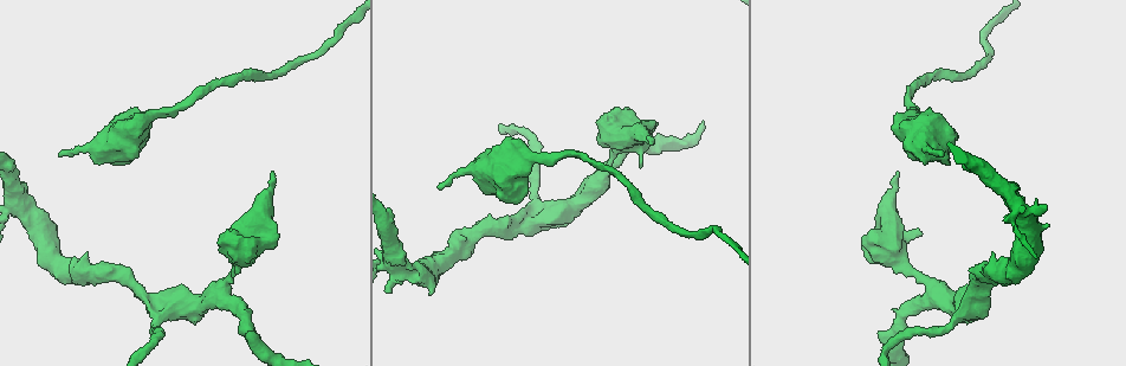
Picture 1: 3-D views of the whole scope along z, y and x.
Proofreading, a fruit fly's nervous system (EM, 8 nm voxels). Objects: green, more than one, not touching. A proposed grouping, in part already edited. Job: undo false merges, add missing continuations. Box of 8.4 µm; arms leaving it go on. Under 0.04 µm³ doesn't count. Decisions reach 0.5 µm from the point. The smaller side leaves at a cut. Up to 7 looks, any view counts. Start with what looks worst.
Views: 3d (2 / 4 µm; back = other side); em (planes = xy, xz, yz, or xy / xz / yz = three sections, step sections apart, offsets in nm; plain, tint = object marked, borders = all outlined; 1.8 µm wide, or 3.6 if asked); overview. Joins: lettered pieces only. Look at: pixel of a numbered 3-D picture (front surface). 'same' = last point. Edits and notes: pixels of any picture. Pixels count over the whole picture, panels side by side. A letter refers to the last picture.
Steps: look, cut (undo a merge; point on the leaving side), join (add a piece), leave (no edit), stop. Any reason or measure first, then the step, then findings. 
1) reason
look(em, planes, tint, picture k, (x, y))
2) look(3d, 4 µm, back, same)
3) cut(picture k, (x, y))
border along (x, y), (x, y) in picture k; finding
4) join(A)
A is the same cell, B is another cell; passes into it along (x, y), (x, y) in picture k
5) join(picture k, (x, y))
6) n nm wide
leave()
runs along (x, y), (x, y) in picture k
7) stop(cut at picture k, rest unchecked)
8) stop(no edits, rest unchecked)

small branch off a trunk
look(3d, 2 µm, picture 1, (396, 260))

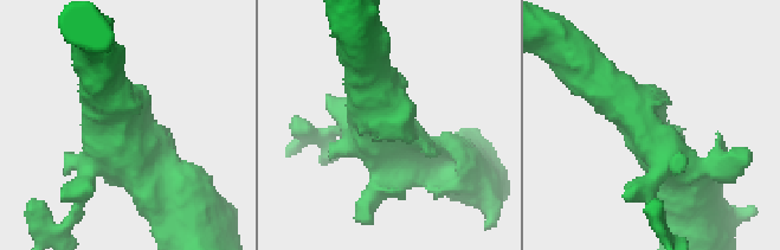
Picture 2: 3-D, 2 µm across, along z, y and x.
now the EM
look(em, planes, borders, picture 2, (124, 154))

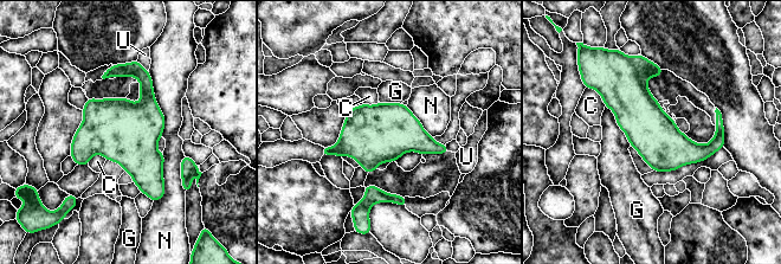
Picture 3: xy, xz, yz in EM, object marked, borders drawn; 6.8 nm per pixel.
leave()
C, G, N and U are other cells; border along (586, 87), (595, 90), (605, 105) in picture 3; one neuron here

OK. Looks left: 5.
three arms meet
look(em, planes, borders, picture 1, (549, 215))

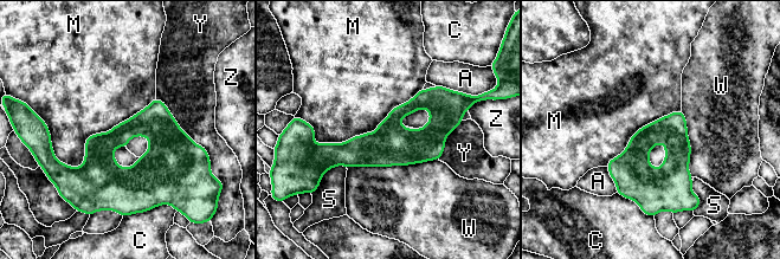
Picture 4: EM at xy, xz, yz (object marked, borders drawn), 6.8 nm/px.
leave()
A, C, M, S, W, Y and Z are other cells; runs along (458, 120), (419, 146), (320, 150) in picture 4; all the same neuron

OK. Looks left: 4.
tapers out
look(em, planes, tint, picture 1, (939, 152))

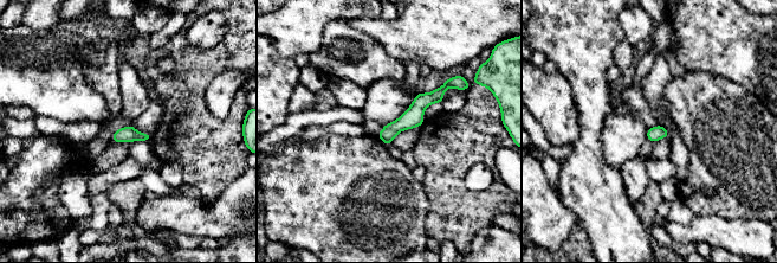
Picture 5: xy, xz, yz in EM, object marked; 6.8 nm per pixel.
what lies round it
look(em, planes, borders, same)

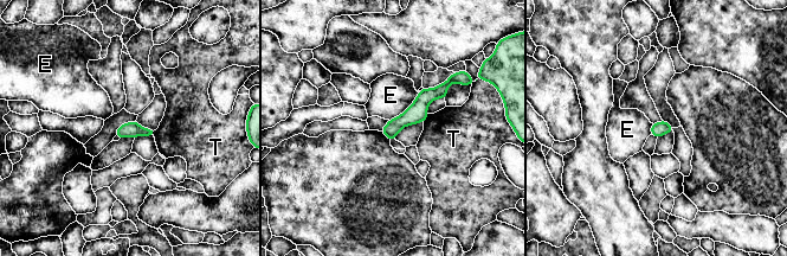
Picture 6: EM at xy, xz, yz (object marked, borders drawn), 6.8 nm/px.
leave()
E and T are other cells; none of them fits

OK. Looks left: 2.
stop(no edits, rest unchecked)

